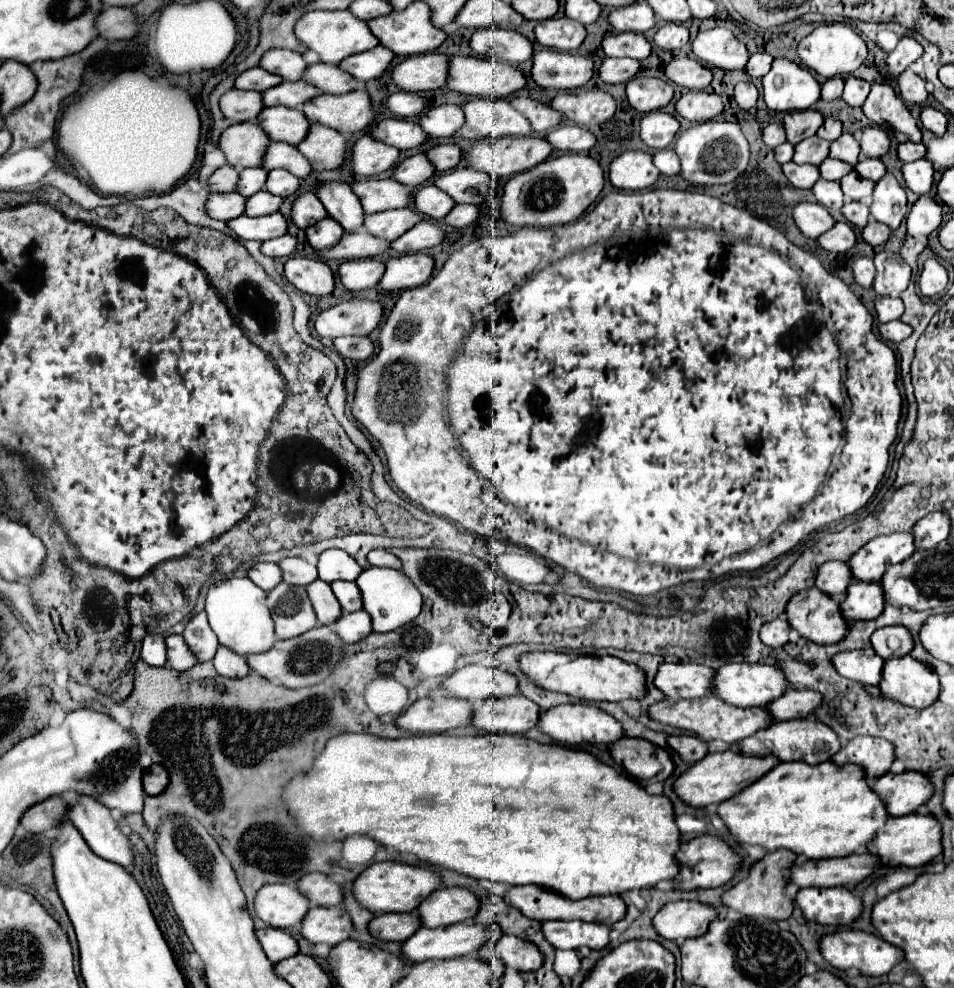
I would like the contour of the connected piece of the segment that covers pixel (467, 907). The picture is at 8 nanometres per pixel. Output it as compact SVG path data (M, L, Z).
M462 886L438 888L418 906L418 914L430 928L450 926L474 918L478 914L478 898Z

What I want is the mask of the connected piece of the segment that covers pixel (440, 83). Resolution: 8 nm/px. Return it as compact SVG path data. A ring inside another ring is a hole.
M430 52L410 56L392 70L392 80L408 92L422 92L422 90L436 90L446 86L448 78L450 56Z

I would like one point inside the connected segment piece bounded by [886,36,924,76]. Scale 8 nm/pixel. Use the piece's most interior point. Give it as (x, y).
(909, 50)

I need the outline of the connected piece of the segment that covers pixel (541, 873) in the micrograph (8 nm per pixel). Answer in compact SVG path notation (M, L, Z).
M340 734L332 738L324 752L316 758L314 768L308 774L300 774L290 780L284 790L284 804L296 818L298 828L302 828L314 840L344 840L350 834L366 834L378 840L386 848L394 848L402 854L416 854L422 862L444 866L472 878L488 878L492 882L508 884L538 884L542 888L558 892L566 898L580 900L588 896L618 895L628 890L654 888L660 880L672 880L680 874L678 866L678 846L680 830L674 820L672 802L660 794L648 794L636 780L626 774L618 774L612 766L598 760L594 754L578 748L566 748L562 744L540 744L532 738L510 736L510 734L486 734L486 736L444 736L444 734L424 734L400 740L382 740L372 734Z

